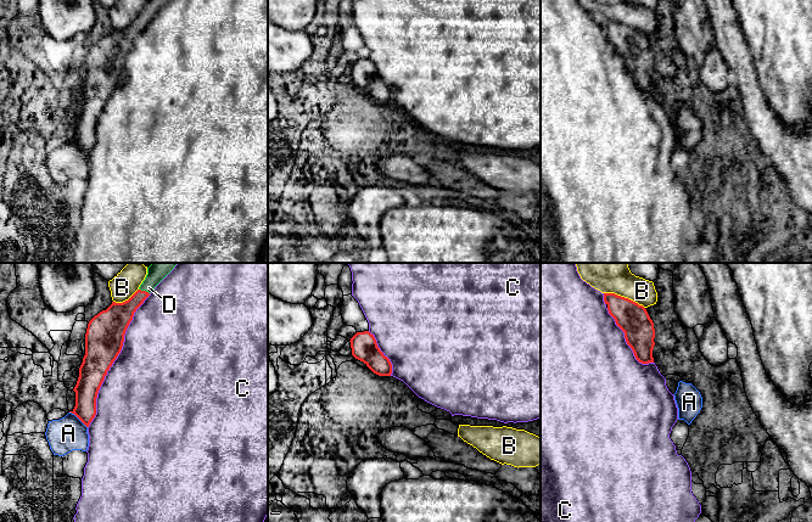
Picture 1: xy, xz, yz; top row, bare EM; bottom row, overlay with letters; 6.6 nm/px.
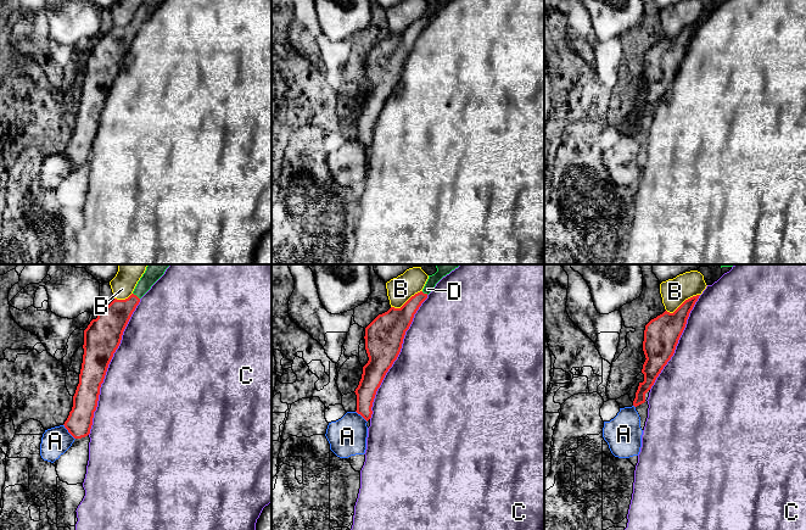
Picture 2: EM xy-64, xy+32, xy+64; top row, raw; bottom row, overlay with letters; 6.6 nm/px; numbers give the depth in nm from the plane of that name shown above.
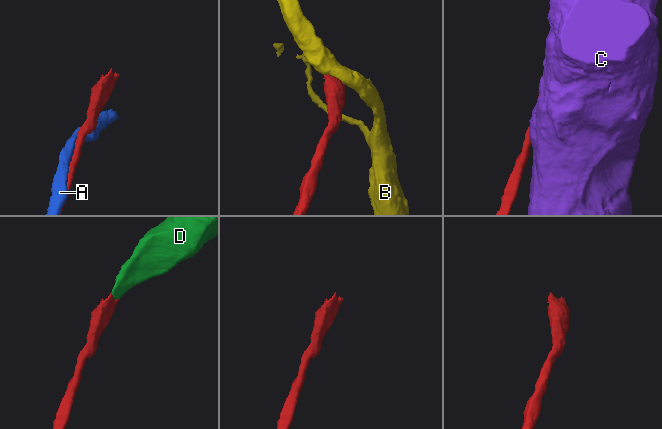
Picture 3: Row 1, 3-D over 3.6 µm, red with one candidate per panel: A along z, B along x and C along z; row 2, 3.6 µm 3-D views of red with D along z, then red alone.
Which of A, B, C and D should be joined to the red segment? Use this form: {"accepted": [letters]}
{"accepted": ["D"]}

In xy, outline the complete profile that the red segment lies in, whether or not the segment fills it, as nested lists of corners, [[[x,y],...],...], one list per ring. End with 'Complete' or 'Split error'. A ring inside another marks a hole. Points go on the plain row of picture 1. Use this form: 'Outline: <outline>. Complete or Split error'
Outline: [[[147,0],[139,17],[128,28],[123,30],[112,29],[106,38],[100,39],[89,49],[85,61],[85,83],[79,95],[77,112],[73,117],[75,119],[75,134],[69,139],[74,141],[86,155],[89,155],[96,142],[96,125],[99,117],[107,102],[107,99],[122,78],[124,62],[133,47],[134,40],[168,1],[169,0]]]. Split error

